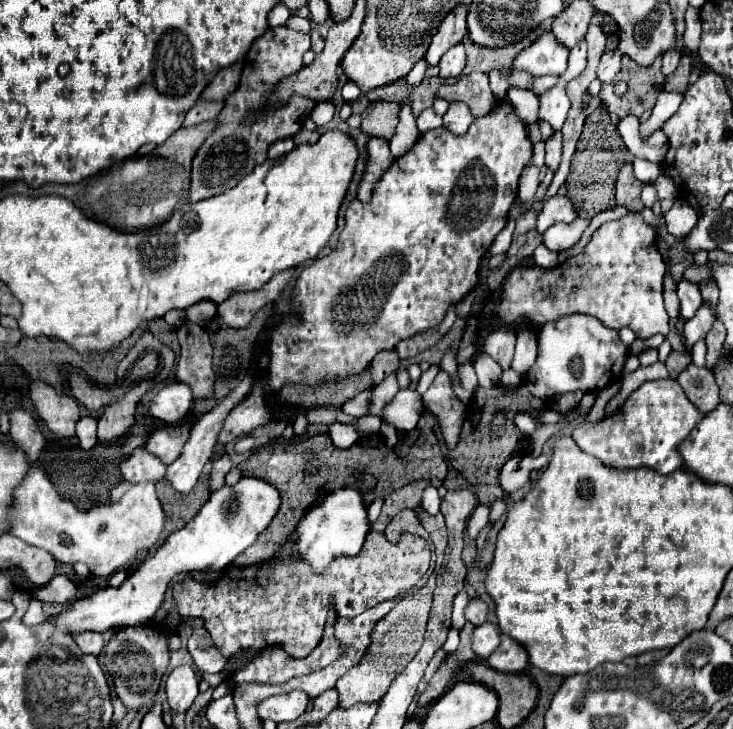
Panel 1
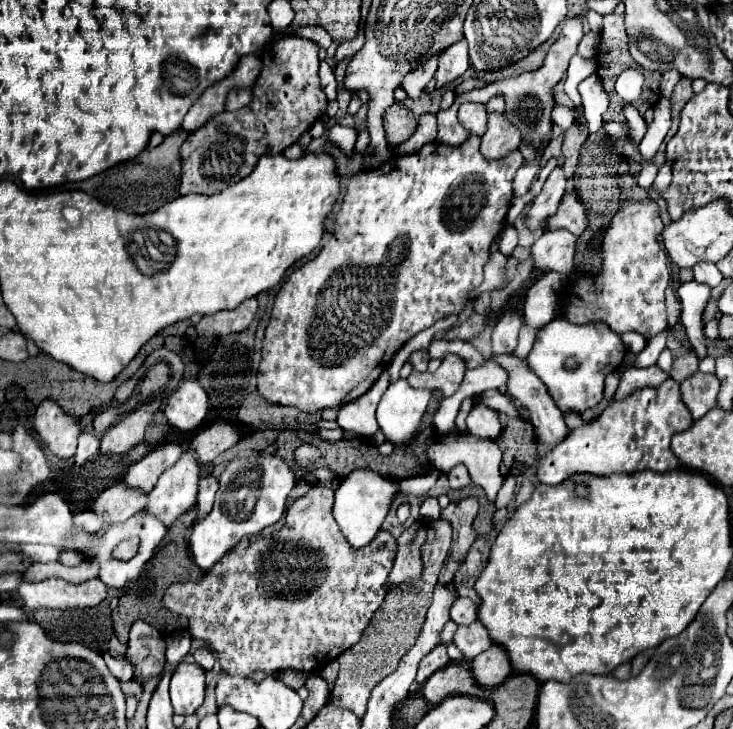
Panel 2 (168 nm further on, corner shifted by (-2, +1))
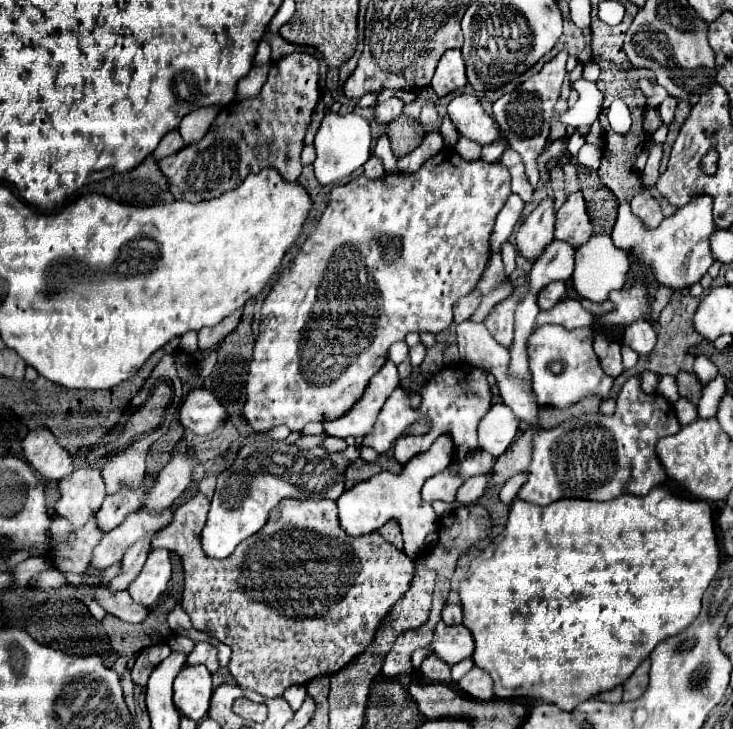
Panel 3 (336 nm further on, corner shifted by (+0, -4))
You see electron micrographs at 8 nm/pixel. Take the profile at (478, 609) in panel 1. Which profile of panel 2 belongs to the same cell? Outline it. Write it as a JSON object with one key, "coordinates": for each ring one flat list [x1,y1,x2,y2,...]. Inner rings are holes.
{"coordinates":[[456,598,456,602,450,608,450,618,456,624,472,624,478,620,476,604,470,598]]}

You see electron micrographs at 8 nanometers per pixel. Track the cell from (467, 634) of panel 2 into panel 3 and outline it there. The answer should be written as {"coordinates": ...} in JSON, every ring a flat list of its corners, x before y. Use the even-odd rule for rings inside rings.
{"coordinates":[[442,621,436,625,436,635,432,639,432,647,436,647,436,657,448,665,454,665,462,659,472,657,474,639,472,633,464,625,448,627]]}

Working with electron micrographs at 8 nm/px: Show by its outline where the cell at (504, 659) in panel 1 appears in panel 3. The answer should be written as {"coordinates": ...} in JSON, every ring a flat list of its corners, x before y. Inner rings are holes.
{"coordinates":[[474,667,468,675,464,675,458,681,458,687,468,693,472,699,478,701,490,701,494,699,494,691,492,691,492,679,486,671,480,671,480,667]]}

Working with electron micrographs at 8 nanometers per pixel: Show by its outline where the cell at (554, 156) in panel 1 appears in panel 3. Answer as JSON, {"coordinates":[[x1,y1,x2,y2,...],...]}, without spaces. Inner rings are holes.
{"coordinates":[[542,201,518,229,518,253,532,261,542,255,542,247,554,241,554,203]]}

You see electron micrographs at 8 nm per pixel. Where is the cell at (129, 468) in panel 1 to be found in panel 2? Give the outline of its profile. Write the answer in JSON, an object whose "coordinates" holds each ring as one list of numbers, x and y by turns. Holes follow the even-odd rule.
{"coordinates":[[118,482,116,488,108,488,108,492,100,494,94,500,92,512,108,514,108,522,102,526,102,530,106,530,112,522,126,520,136,510,142,510,144,502,148,502,148,494,144,490,134,490,134,488,126,486,124,482]]}

